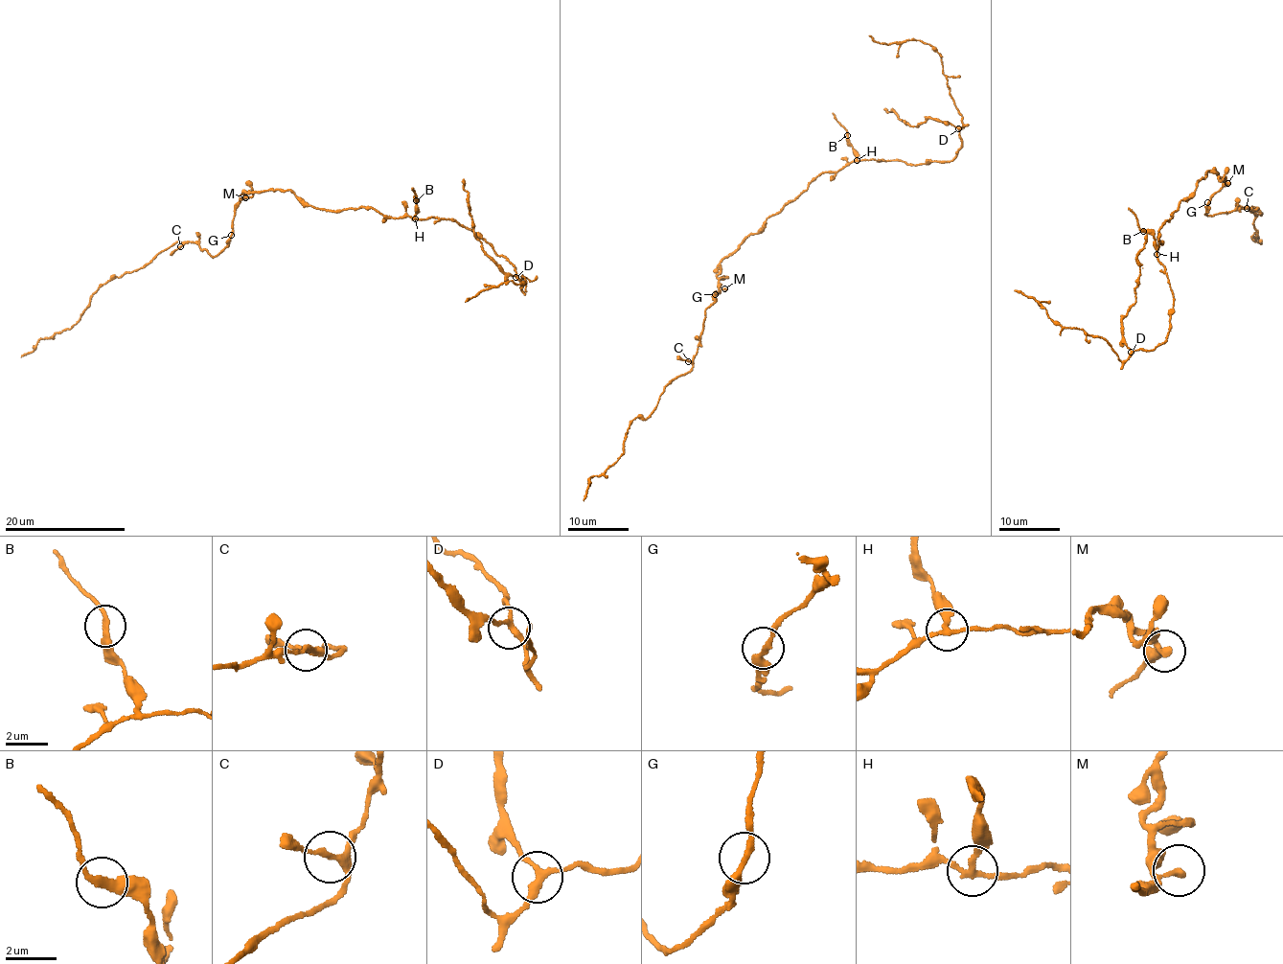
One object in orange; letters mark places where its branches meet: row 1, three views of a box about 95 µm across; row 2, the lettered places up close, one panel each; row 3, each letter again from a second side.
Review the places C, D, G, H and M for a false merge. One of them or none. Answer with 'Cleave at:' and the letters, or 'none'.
Cleave at: H

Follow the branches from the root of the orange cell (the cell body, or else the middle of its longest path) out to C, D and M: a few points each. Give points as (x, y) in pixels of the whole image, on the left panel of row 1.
C: (306, 202), (288, 191), (250, 191), (239, 201), (229, 241), (217, 254), (212, 257), (193, 240), (180, 246)
D: (306, 202), (333, 211), (362, 206), (413, 219), (453, 218), (511, 263), (515, 277)
M: (306, 202), (288, 191), (277, 189), (250, 191), (242, 194), (240, 198), (245, 197)

